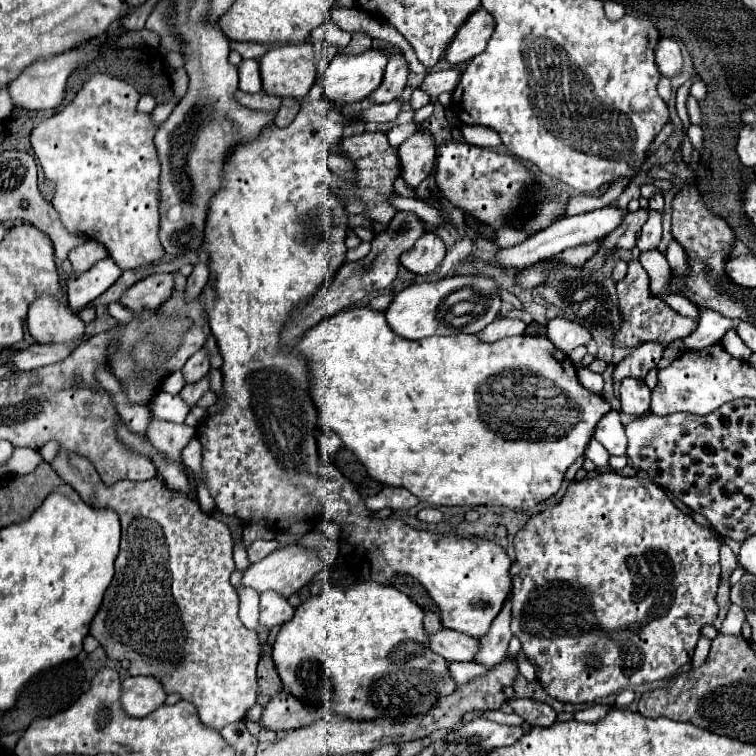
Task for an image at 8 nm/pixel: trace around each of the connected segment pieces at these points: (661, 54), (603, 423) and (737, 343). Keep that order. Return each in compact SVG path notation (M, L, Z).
M661 39L657 49L655 49L655 63L659 71L665 77L677 77L681 75L683 69L683 59L681 59L681 49L675 43L675 39Z
M609 411L595 427L593 435L611 455L625 455L627 451L627 437L623 431L623 425L619 421L617 411Z
M729 329L729 331L723 335L721 345L723 345L733 357L737 357L737 359L749 361L749 357L751 357L751 349L743 343L743 339L737 335L735 329Z

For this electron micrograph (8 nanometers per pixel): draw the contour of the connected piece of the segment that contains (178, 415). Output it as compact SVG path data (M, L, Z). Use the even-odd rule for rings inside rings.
M161 391L156 395L151 407L153 415L161 421L169 421L173 423L183 423L185 415L189 413L189 407L183 405L183 399L177 395Z

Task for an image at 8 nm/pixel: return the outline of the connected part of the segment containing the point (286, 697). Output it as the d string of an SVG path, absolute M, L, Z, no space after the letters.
M281 691L275 695L265 707L259 717L259 725L271 731L293 731L301 729L305 725L311 725L319 719L319 713L305 707L301 701L297 701L293 695Z

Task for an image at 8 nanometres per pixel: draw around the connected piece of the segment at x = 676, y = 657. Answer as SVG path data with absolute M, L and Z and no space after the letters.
M615 471L599 473L597 477L573 481L561 499L561 503L533 515L527 525L517 533L515 537L515 553L517 561L511 565L511 605L513 605L513 619L511 619L511 631L521 641L523 655L531 661L535 667L537 681L543 685L549 697L561 701L561 703L591 703L595 699L607 697L611 693L619 693L623 689L643 685L649 681L659 681L675 671L679 671L693 655L697 639L701 635L701 627L709 625L717 617L717 583L721 575L719 567L719 545L721 541L713 535L709 527L703 527L695 523L689 515L681 513L669 495L655 485L649 477L621 477Z

